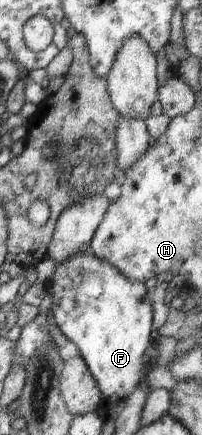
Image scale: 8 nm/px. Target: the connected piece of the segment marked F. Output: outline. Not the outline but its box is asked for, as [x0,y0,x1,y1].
[47,251,156,419]

